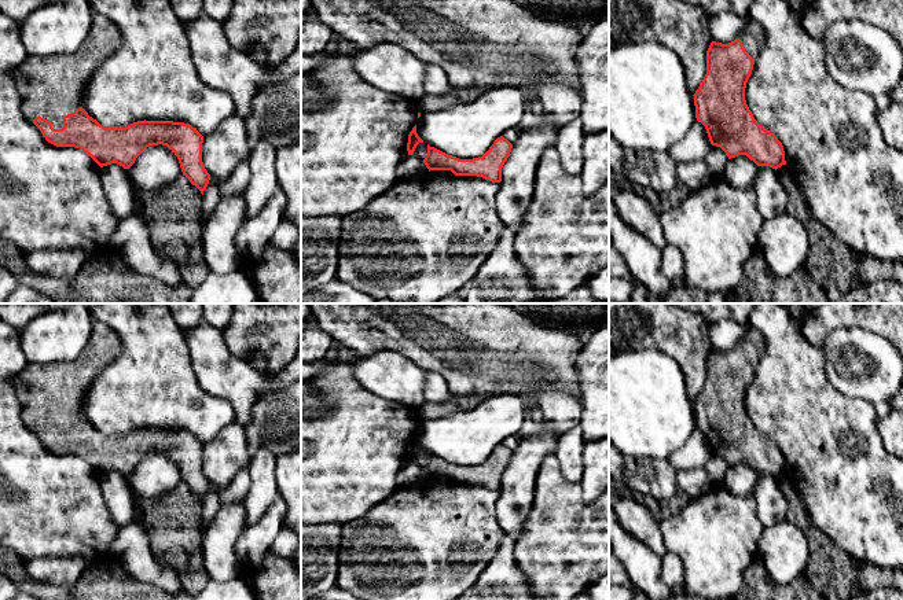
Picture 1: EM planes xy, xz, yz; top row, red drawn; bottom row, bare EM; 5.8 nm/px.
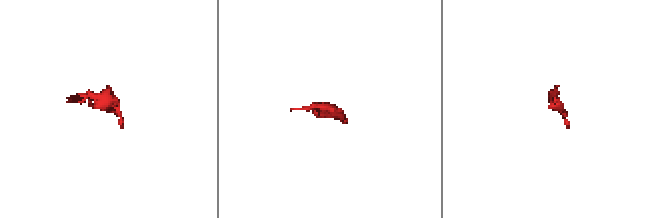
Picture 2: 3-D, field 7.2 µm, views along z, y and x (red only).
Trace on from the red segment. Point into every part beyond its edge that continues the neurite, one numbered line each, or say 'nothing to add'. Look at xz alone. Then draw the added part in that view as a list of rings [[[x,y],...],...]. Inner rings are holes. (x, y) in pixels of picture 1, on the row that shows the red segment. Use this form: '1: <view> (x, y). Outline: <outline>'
nothing to add

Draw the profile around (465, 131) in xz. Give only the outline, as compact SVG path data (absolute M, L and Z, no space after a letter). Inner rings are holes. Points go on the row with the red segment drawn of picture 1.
M514 86L493 88L467 104L452 104L445 110L422 113L416 133L423 143L459 159L482 157L493 141L509 129L518 128L528 113L525 93Z

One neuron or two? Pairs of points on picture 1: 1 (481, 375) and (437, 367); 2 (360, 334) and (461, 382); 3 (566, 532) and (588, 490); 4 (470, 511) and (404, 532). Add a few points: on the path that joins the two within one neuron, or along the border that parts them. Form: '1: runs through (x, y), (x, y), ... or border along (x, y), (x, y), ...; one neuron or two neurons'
1: runs through (470, 372), (448, 367); one neuron
2: runs through (385, 345), (425, 360), (436, 360); one neuron
3: border along (579, 483), (582, 497), (586, 501), (593, 501); two neurons
4: runs through (454, 522), (430, 532), (421, 532); one neuron

